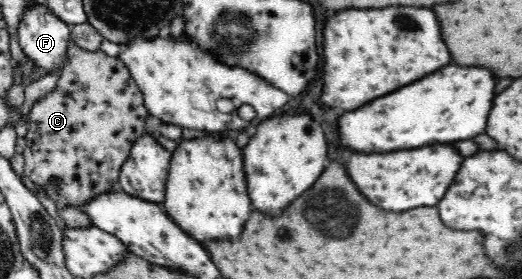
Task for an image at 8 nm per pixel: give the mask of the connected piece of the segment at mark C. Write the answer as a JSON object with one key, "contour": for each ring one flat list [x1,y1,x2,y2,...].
{"contour":[[70,39,67,61,56,87,40,97,30,108,24,156,25,176,55,197,67,198,72,207,88,204,92,198,111,192,112,184,120,178,120,168,134,146,146,133,145,121,150,118,143,94,131,77,127,66,104,51,80,48]]}

